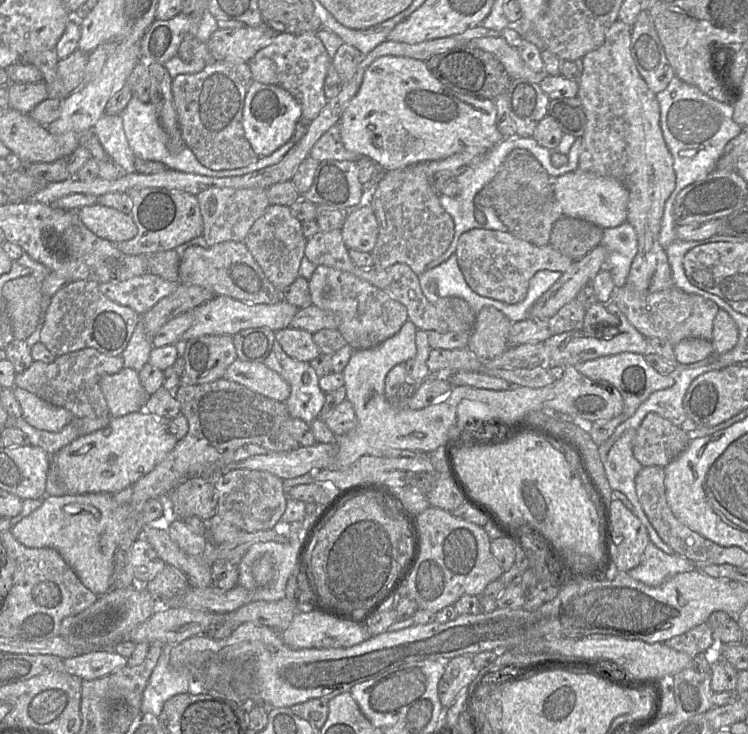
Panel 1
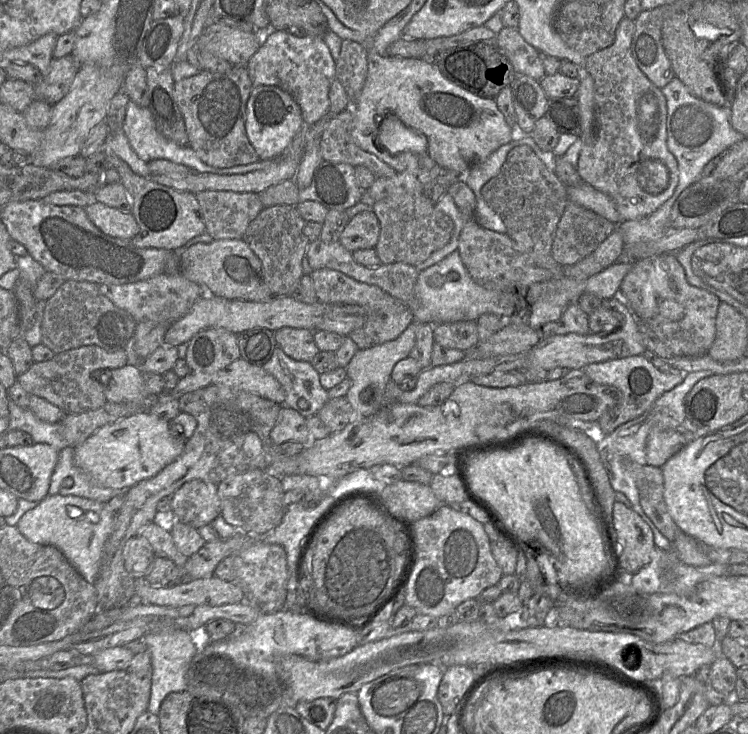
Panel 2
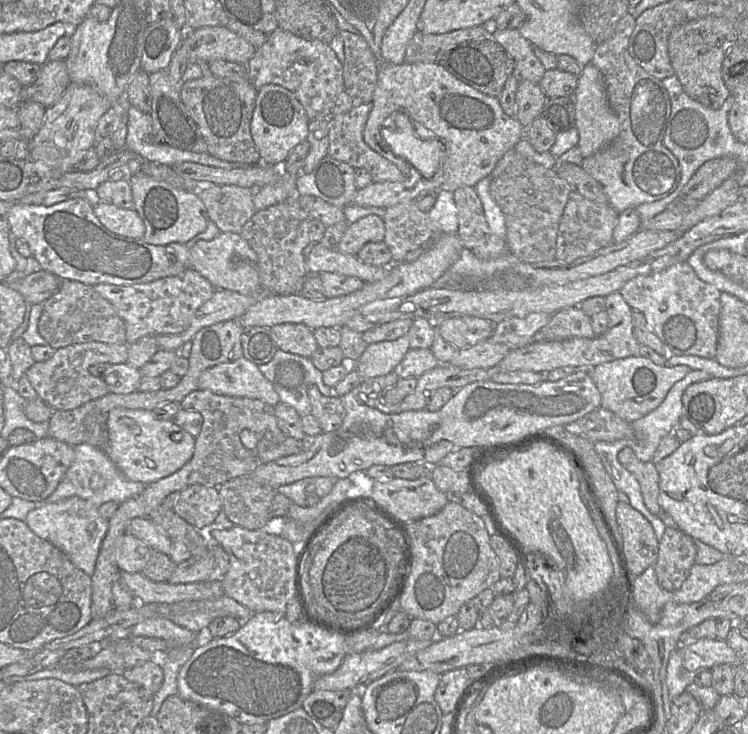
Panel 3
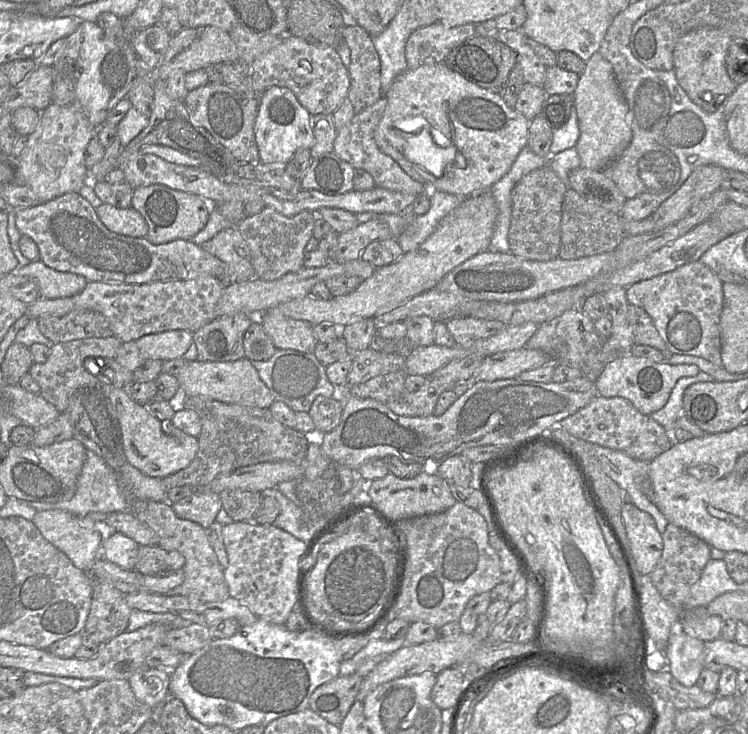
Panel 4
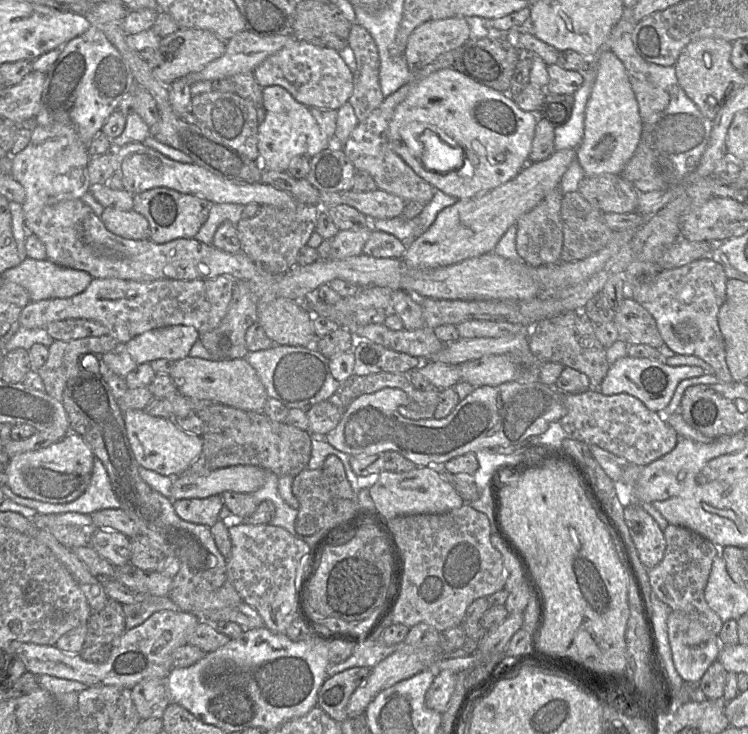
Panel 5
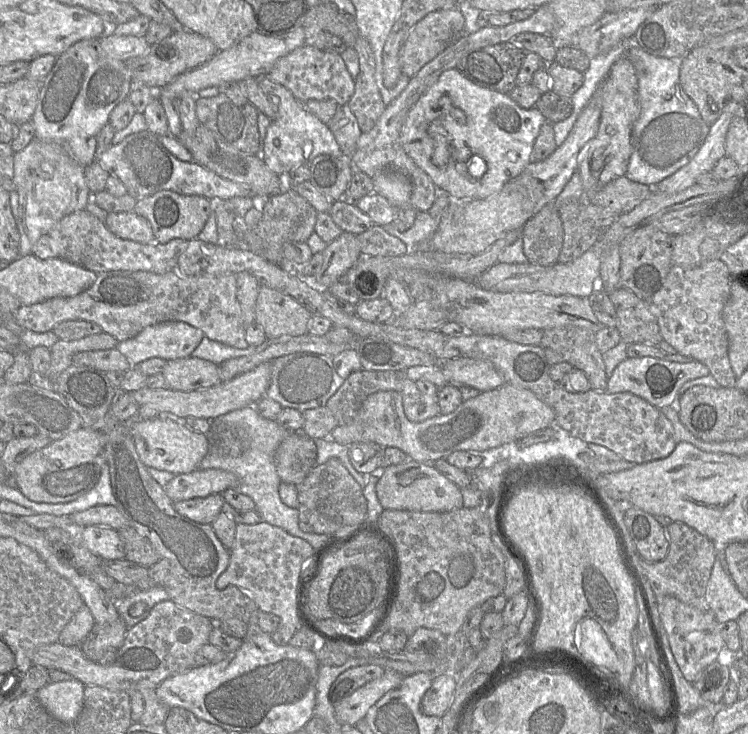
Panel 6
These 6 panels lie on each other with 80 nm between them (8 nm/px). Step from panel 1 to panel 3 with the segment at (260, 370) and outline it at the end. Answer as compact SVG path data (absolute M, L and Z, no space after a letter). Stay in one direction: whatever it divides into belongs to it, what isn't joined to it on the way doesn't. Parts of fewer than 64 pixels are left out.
M244 357L204 370L198 386L198 389L219 395L258 399L271 406L280 402L272 383L262 374L258 365Z

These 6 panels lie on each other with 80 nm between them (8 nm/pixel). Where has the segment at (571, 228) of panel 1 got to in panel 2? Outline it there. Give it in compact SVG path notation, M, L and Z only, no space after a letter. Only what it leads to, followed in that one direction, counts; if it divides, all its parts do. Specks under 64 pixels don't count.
M569 201L555 231L552 257L560 266L572 266L594 252L616 227L606 218Z

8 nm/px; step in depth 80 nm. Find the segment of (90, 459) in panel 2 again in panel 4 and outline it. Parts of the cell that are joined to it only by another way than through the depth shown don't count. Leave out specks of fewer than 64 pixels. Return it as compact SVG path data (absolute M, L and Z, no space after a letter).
M111 385L109 397L114 406L122 432L123 449L127 462L143 474L165 478L186 468L195 458L199 442L196 437L178 429L170 420L159 420L146 406L134 402L127 388Z

